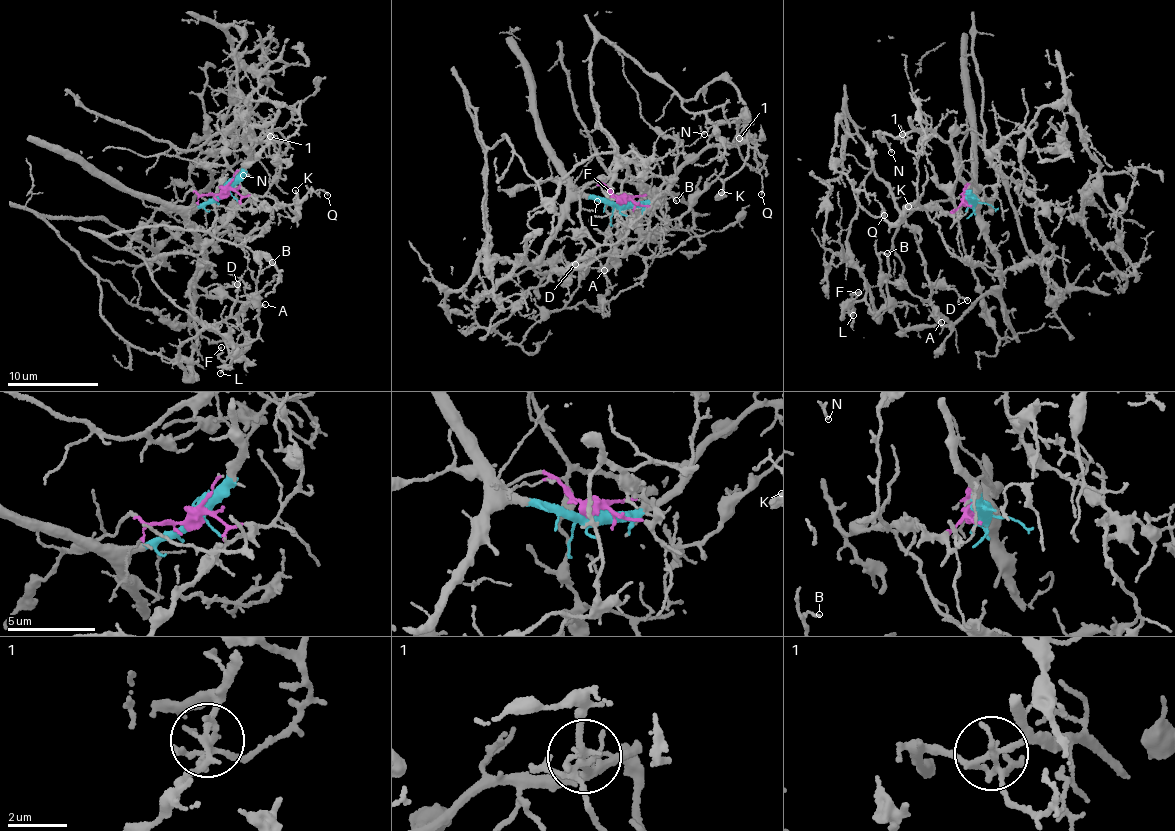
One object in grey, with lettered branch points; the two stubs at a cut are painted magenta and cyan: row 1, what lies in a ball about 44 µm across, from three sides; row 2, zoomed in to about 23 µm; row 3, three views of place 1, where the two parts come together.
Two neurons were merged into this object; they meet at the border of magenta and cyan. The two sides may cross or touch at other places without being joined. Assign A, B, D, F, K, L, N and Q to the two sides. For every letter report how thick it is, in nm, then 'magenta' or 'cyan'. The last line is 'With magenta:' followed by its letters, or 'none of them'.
A: 170 nm | magenta
B: 120 nm | magenta
D: 110 nm | magenta
F: 120 nm | magenta
K: 240 nm | magenta
L: 120 nm | magenta
N: 140 nm | cyan
Q: 130 nm | magenta
With magenta: A, B, D, F, K, L, Q

